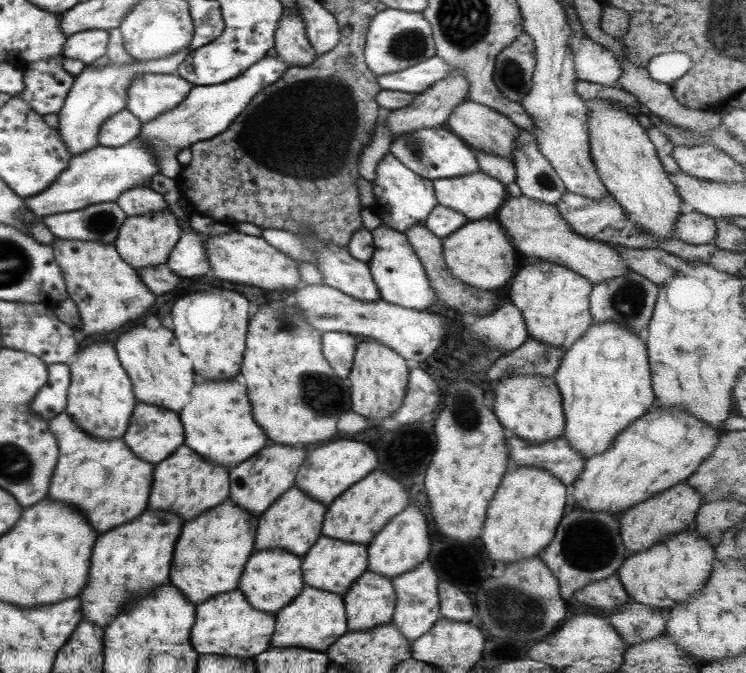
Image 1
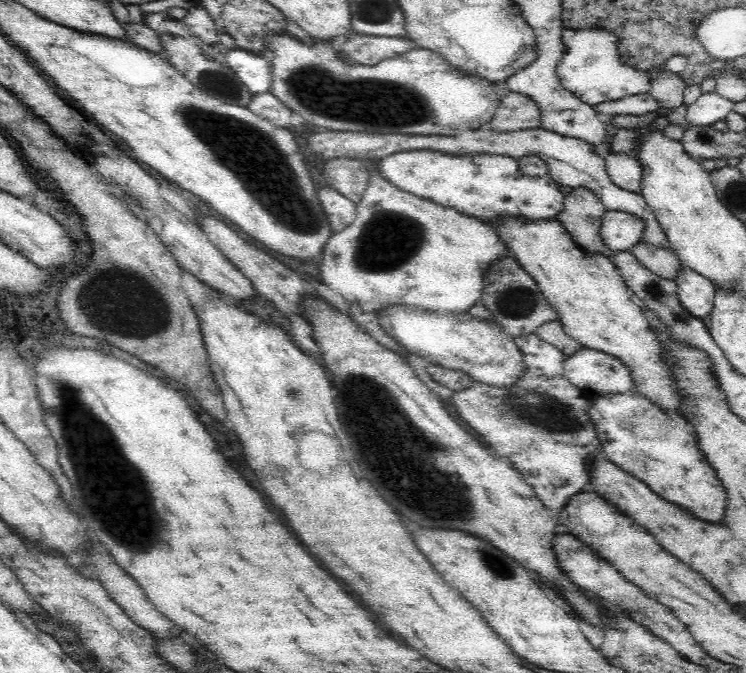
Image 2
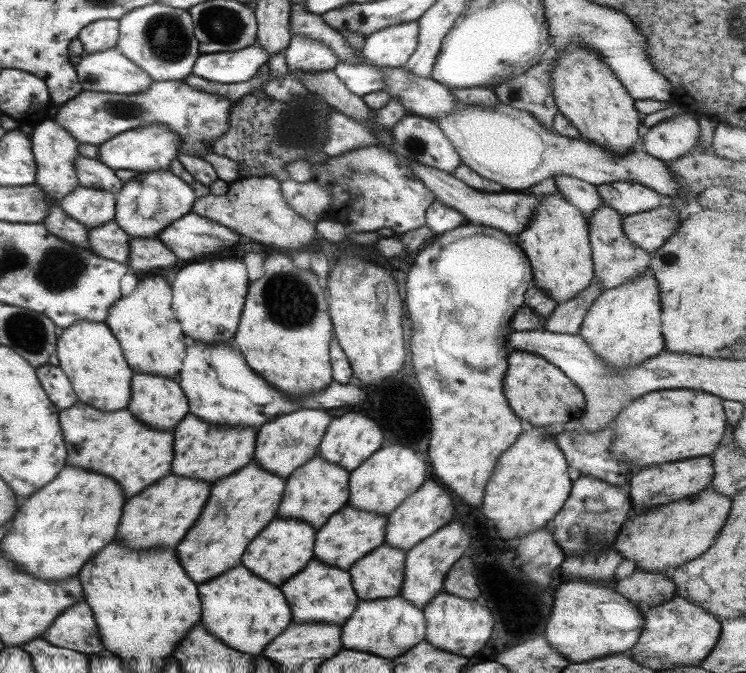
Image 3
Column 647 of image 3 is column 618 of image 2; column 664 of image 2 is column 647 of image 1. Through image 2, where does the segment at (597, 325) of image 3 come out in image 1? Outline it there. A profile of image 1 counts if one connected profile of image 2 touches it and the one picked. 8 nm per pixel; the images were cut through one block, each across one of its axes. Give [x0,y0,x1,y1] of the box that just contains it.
[551,322,653,460]

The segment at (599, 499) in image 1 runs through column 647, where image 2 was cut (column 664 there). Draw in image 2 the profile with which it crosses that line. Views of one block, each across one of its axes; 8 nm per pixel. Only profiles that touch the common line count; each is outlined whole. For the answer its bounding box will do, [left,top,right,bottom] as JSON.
[586,390,726,522]

